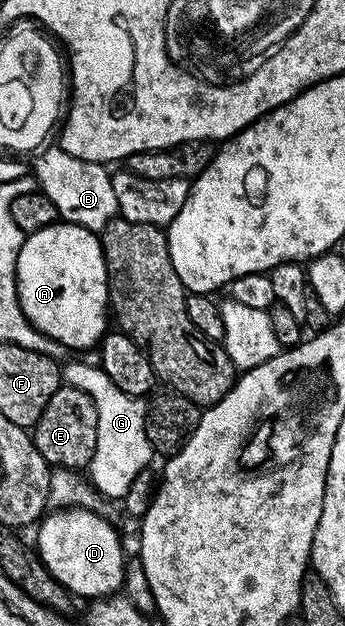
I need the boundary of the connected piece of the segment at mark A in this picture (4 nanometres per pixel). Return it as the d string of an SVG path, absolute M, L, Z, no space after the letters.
M71 224L47 226L27 235L18 252L17 294L22 312L45 339L53 338L72 350L99 347L110 326L108 276L102 272L99 237Z

